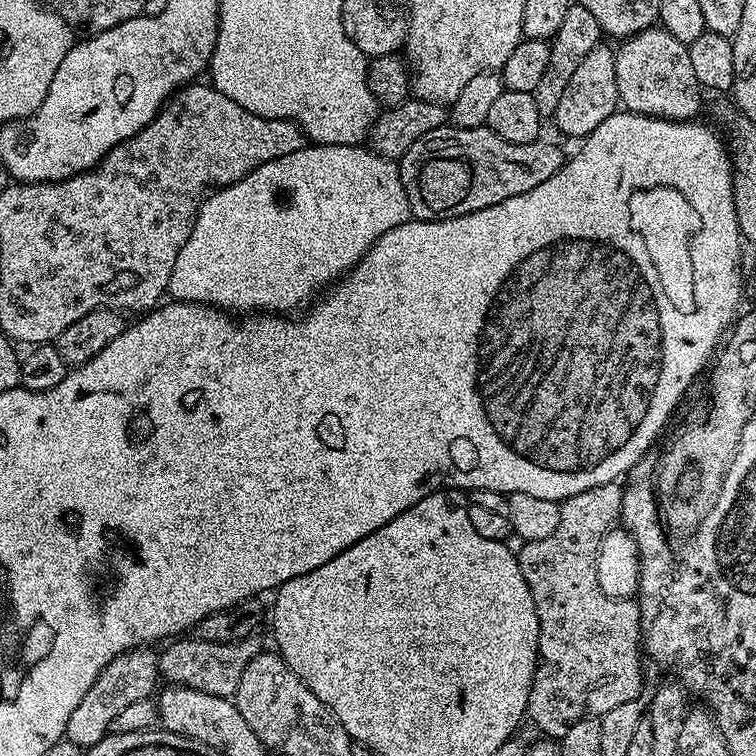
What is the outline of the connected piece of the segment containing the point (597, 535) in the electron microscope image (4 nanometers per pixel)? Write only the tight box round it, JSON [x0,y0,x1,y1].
[520,483,644,738]

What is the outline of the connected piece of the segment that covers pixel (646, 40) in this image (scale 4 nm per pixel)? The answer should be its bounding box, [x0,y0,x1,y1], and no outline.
[614,26,702,120]

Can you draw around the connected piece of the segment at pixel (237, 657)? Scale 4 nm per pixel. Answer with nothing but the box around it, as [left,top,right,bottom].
[159,635,262,697]

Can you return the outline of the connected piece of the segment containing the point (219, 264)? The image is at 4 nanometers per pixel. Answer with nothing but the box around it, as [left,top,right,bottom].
[167,146,413,314]

